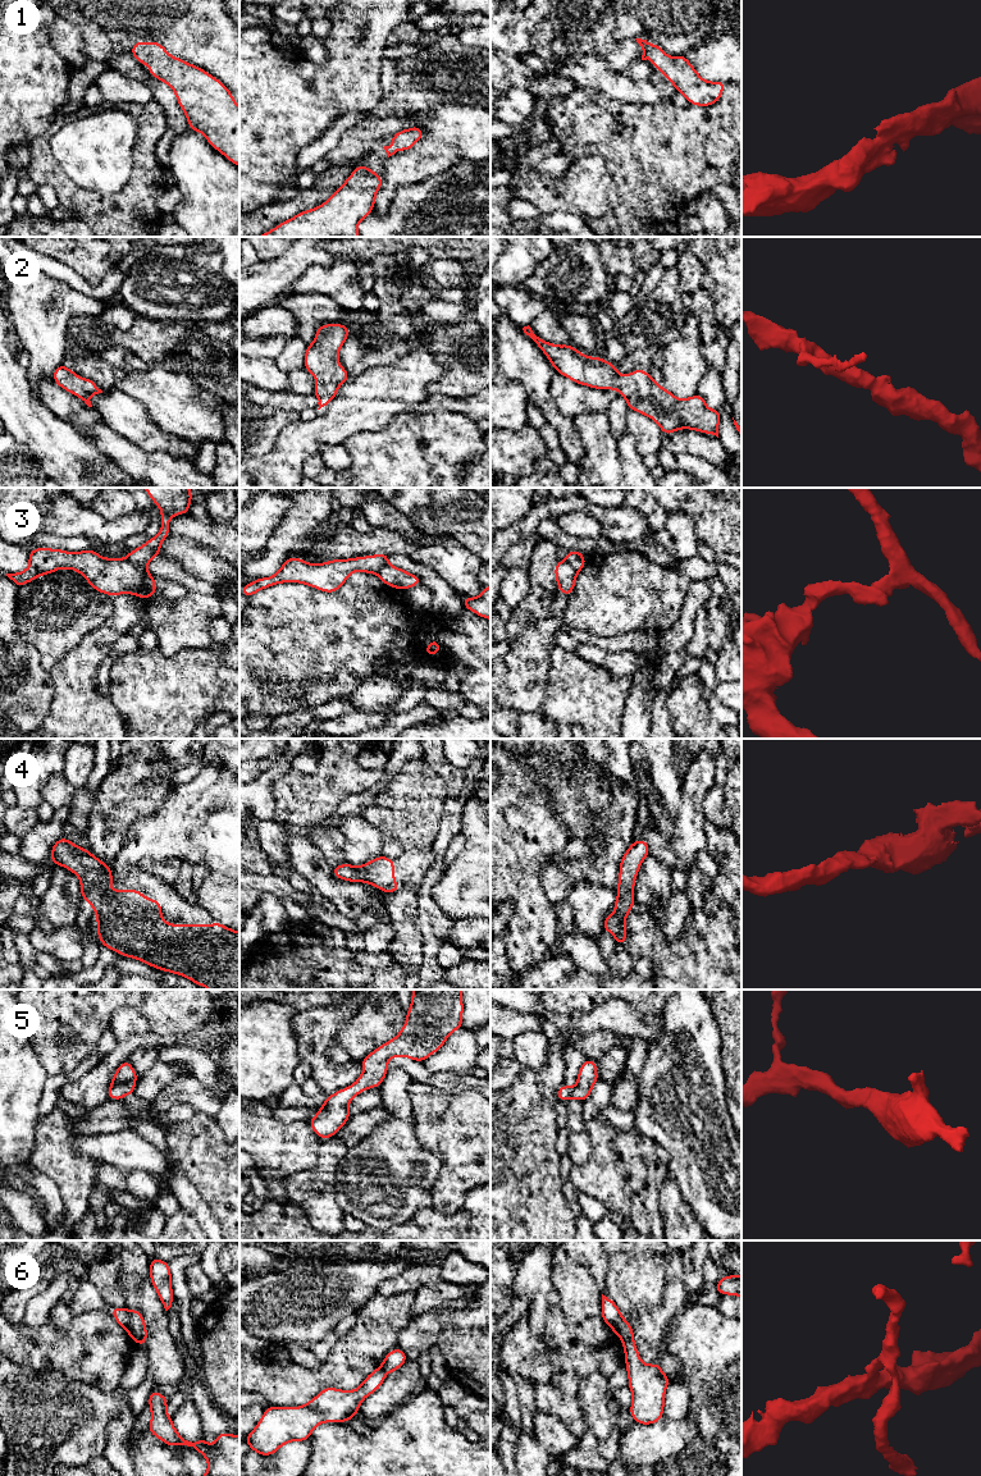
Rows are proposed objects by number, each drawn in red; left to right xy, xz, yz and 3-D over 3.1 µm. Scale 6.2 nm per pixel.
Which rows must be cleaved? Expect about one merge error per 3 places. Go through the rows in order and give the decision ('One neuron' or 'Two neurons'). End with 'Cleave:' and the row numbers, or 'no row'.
1: One neuron
2: One neuron
3: Two neurons
4: One neuron
5: One neuron
6: Two neurons
Cleave: 3, 6

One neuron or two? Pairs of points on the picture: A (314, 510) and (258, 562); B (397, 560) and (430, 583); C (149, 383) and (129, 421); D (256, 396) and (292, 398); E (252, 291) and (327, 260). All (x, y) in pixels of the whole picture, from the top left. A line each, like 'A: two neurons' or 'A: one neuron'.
A: one neuron
B: one neuron
C: two neurons
D: one neuron
E: one neuron

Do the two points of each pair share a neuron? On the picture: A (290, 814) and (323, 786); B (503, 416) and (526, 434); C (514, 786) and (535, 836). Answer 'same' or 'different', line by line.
A: same
B: different
C: same

